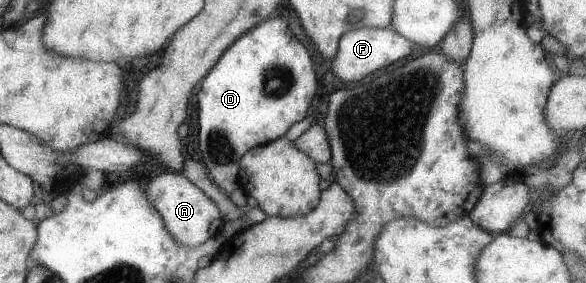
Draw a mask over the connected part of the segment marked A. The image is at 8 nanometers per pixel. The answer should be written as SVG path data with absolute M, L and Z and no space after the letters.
M165 171L149 180L144 189L147 201L161 216L164 228L171 237L181 246L192 248L219 235L225 221L215 204L183 173Z

